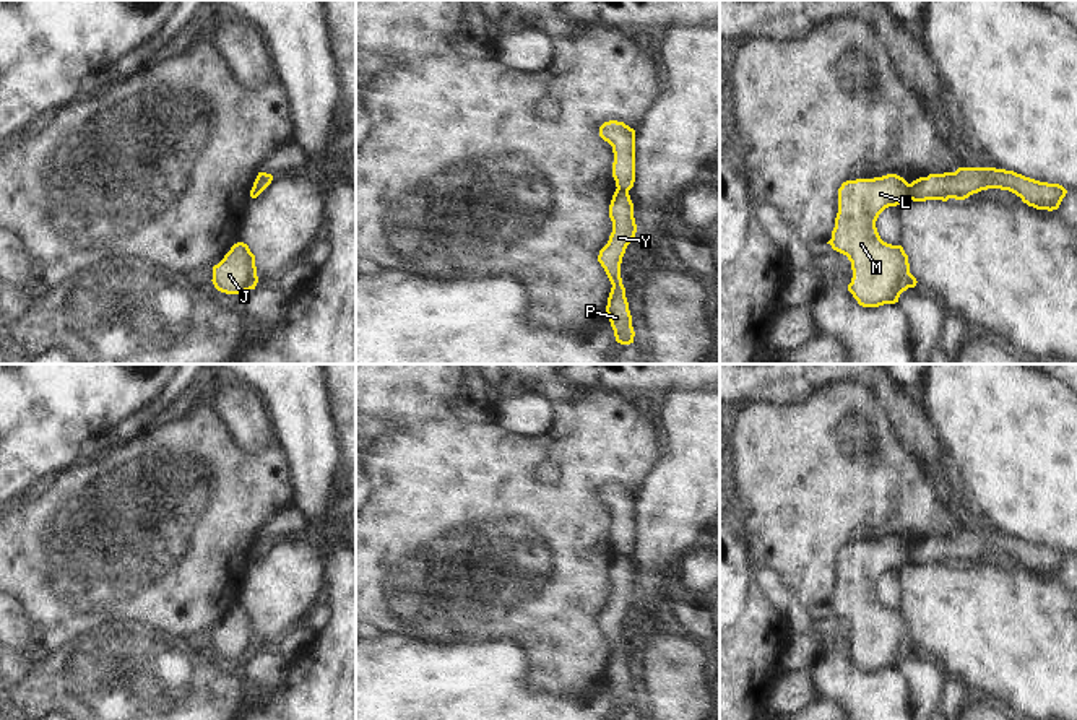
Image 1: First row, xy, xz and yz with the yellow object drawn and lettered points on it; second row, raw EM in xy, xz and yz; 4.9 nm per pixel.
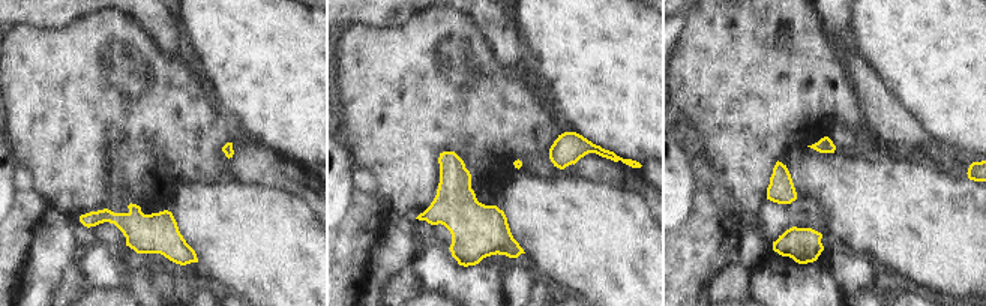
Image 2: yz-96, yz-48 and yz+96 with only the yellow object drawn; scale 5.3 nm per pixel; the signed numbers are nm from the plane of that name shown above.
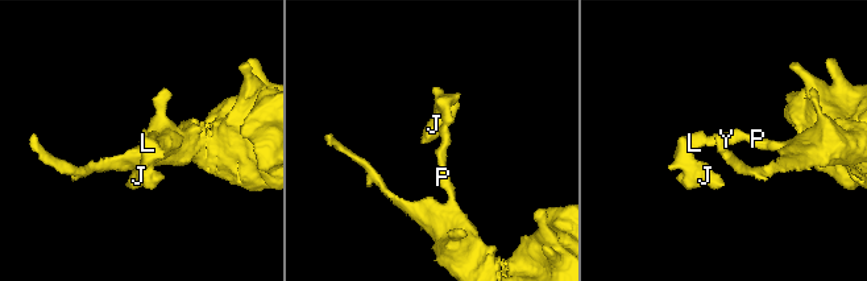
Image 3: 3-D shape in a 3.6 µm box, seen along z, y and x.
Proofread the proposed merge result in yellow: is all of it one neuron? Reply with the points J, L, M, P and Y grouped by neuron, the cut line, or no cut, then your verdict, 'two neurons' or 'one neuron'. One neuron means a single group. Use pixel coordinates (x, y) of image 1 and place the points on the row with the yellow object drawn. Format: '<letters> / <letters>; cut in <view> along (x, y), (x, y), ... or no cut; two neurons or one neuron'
J L M / P Y; cut in yz along (908, 184), (905, 197); two neurons

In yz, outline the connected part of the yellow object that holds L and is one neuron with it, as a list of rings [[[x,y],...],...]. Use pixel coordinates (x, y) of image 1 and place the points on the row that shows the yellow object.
[[[897,174],[846,180],[838,189],[838,213],[832,239],[827,244],[851,262],[853,278],[848,291],[863,307],[895,304],[903,291],[918,283],[910,273],[908,255],[903,247],[884,242],[876,228],[879,215],[889,206],[903,203],[906,195],[908,182]]]

